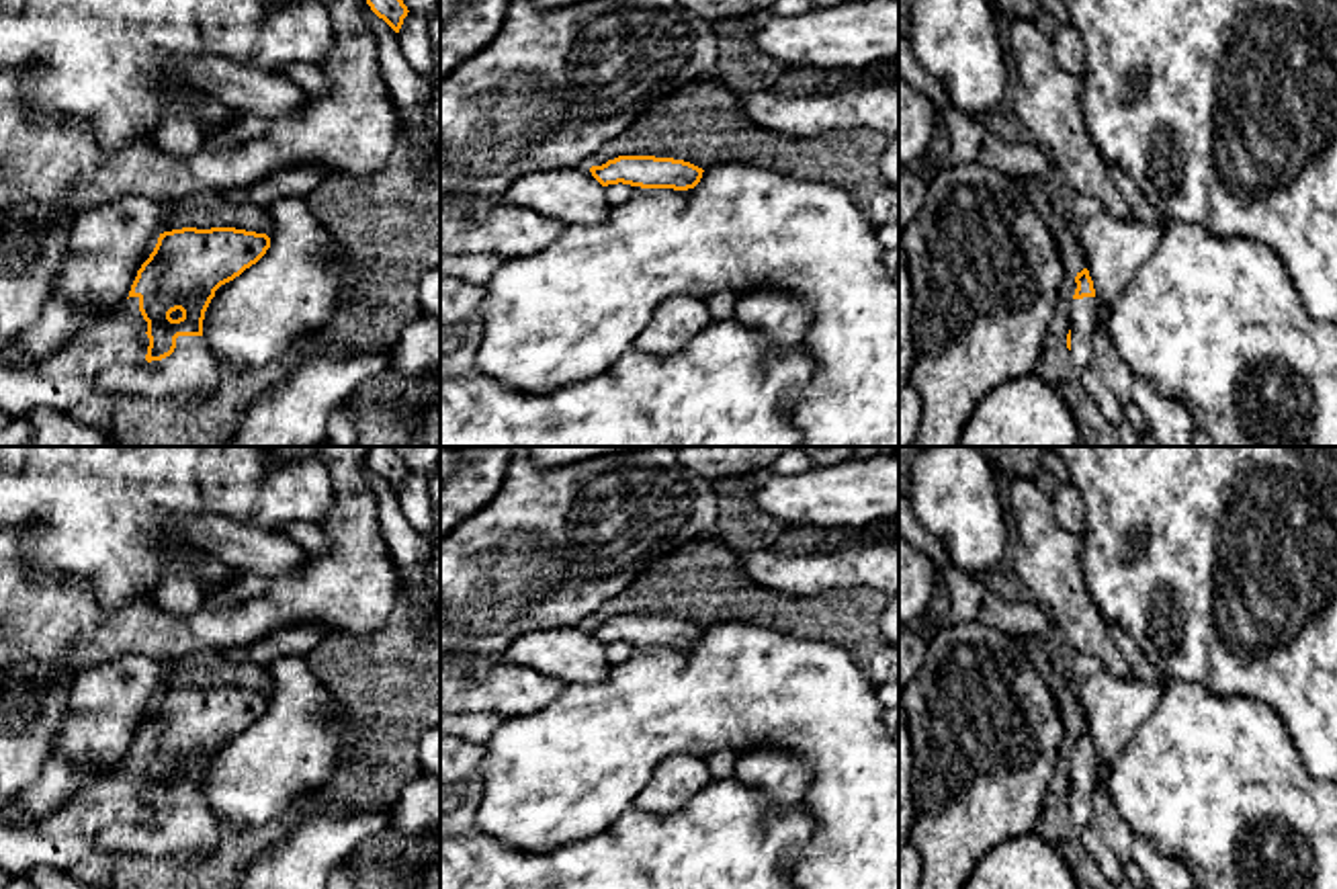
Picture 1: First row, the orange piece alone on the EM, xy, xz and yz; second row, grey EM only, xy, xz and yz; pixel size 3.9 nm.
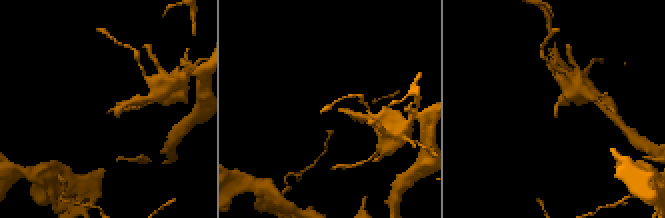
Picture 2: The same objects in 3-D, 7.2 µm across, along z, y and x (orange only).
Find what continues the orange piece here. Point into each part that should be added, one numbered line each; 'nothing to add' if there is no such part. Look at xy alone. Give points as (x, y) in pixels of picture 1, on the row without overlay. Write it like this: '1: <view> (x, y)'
1: xy (113, 816)

